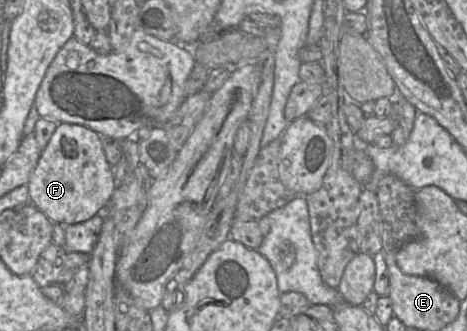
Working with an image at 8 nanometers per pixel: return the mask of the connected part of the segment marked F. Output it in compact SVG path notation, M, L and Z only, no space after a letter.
M72 123L57 125L28 183L30 203L53 223L62 226L103 214L116 186L113 166L106 159L102 137L86 126Z

